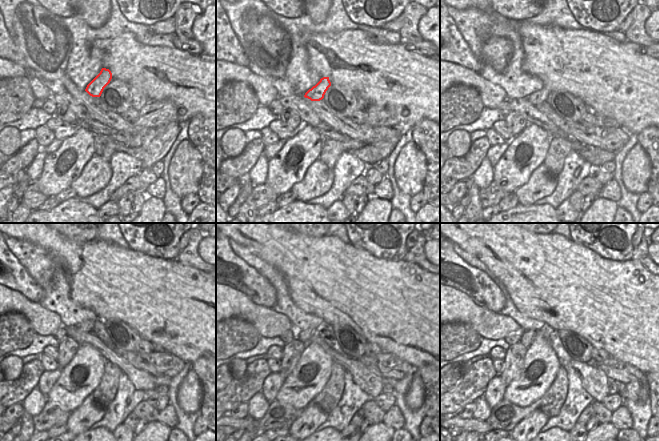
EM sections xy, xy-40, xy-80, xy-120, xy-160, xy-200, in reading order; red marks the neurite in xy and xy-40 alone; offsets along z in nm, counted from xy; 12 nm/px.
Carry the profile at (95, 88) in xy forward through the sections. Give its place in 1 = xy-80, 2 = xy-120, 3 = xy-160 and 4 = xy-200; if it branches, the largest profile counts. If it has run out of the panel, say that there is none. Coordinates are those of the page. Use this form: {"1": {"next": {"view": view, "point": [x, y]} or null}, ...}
{"1": {"next": {"view": "xy-80", "point": [535, 98]}}, "2": {"next": {"view": "xy-120", "point": [86, 326]}}, "3": {"next": {"view": "xy-160", "point": [304, 336]}}, "4": {"next": {"view": "xy-200", "point": [527, 338]}}}

